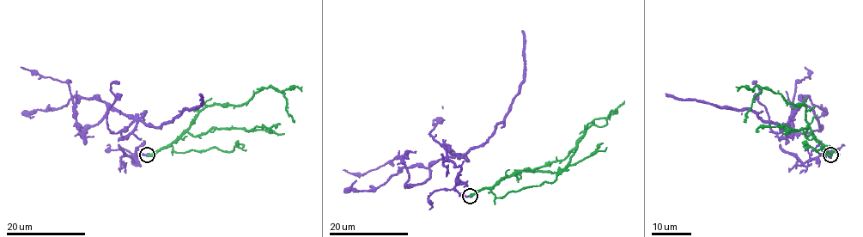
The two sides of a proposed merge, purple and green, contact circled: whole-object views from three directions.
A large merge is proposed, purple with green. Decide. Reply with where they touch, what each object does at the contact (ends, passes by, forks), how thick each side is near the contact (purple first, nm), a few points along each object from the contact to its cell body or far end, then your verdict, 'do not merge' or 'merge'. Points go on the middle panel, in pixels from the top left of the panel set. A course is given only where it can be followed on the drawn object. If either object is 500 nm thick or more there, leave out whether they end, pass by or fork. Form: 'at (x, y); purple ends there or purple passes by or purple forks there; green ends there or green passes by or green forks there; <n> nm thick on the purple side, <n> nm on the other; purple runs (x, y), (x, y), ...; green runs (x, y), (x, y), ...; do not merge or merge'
at (470, 196); purple ends there; green ends there; 240 nm thick on the purple side, 440 nm on the other; purple runs (470, 195), (441, 144), (458, 154), (417, 185), (398, 158), (343, 170); green runs (470, 195), (491, 188), (515, 171), (529, 171), (562, 161), (592, 124), (604, 126), (610, 112), (616, 108); do not merge

